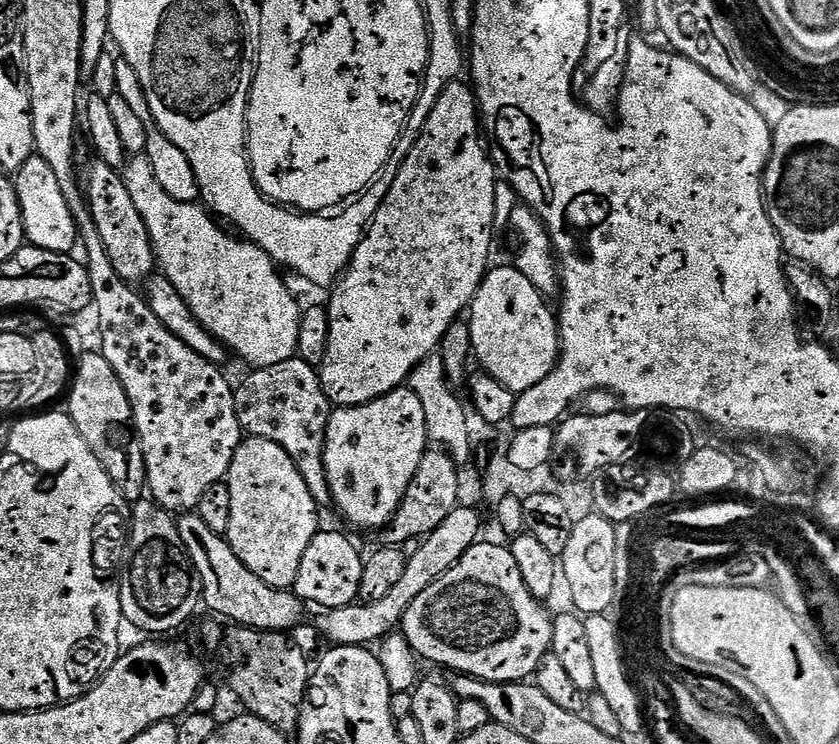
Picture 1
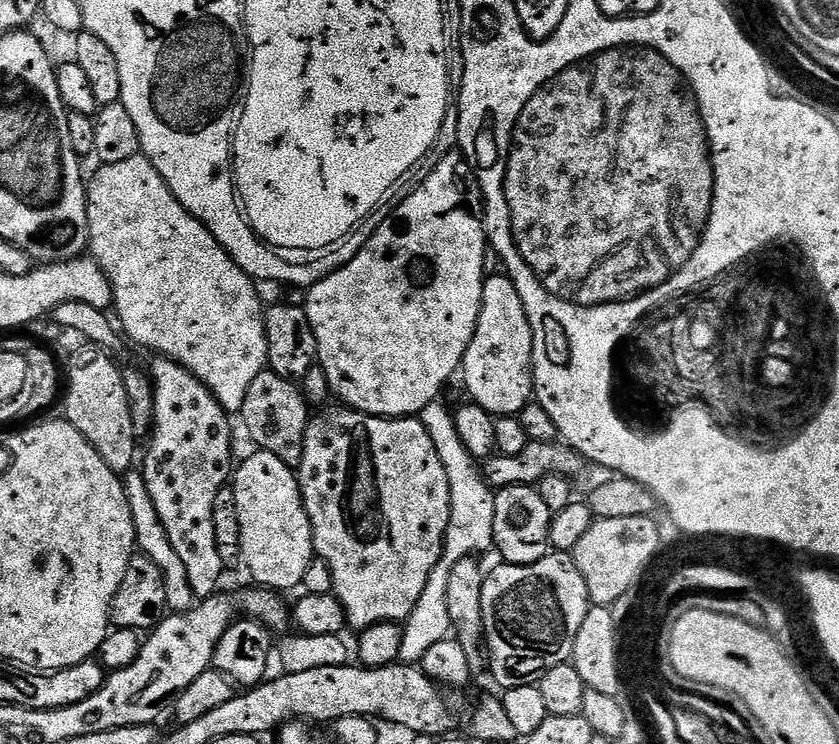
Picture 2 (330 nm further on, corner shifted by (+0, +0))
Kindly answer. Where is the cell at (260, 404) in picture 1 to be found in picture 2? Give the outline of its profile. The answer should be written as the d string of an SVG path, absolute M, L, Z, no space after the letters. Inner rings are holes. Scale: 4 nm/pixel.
M265 370L258 374L258 378L254 378L254 383L246 393L246 402L238 414L239 419L244 419L244 424L256 443L255 447L265 452L273 452L293 470L299 469L302 462L304 439L310 419L308 404L296 388L299 387L293 381L282 378L271 370Z

